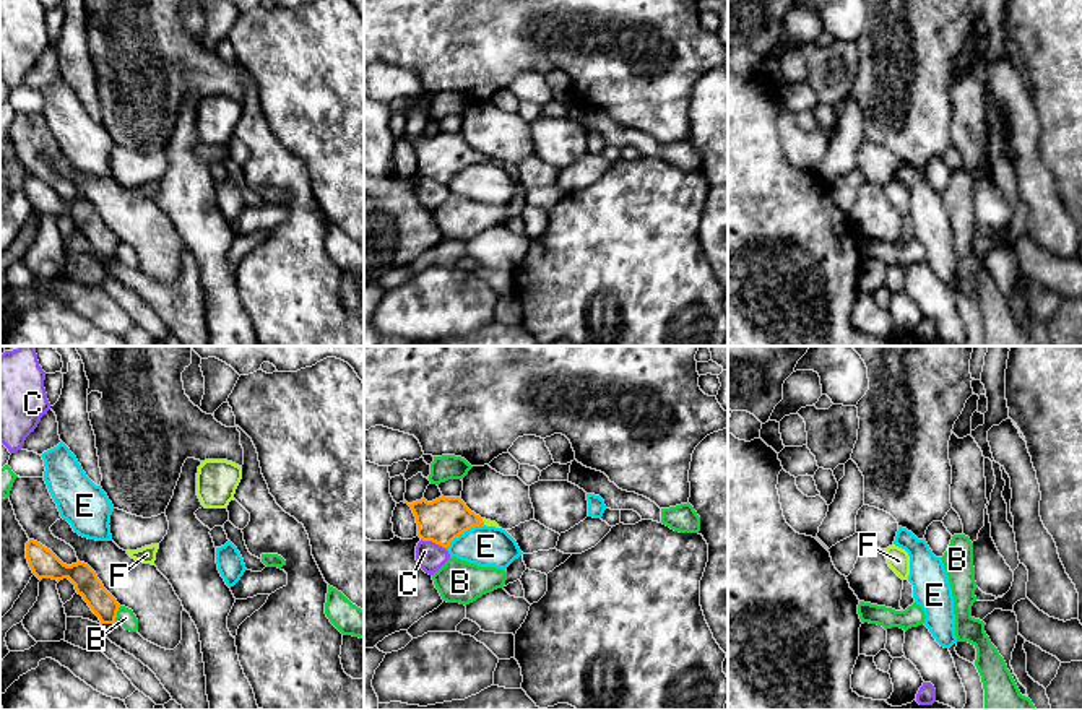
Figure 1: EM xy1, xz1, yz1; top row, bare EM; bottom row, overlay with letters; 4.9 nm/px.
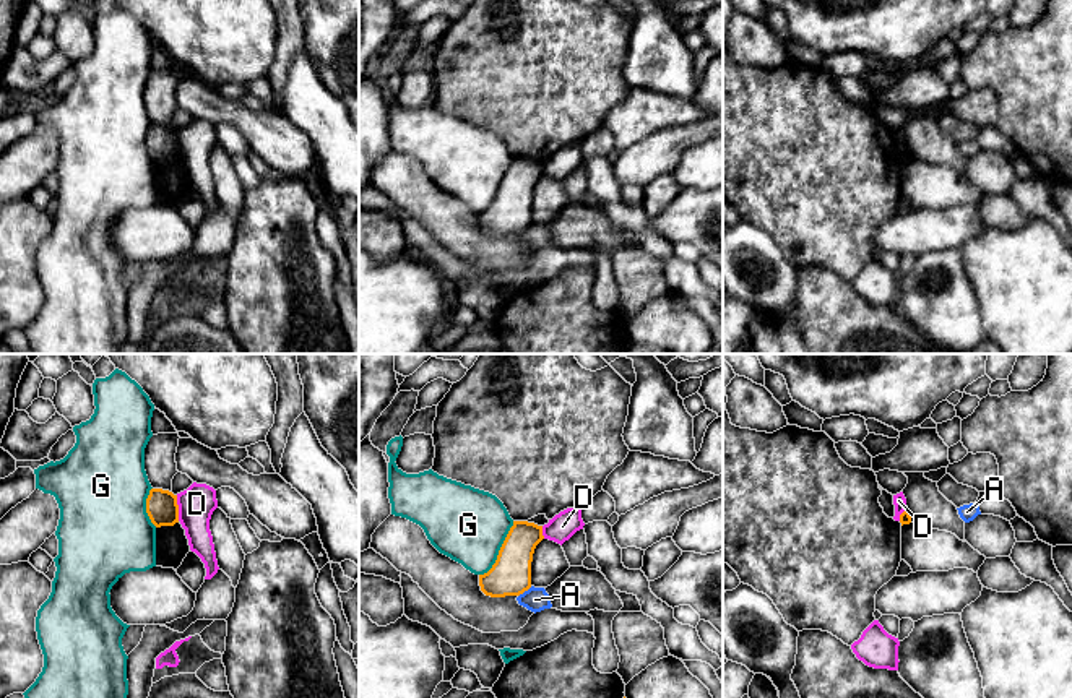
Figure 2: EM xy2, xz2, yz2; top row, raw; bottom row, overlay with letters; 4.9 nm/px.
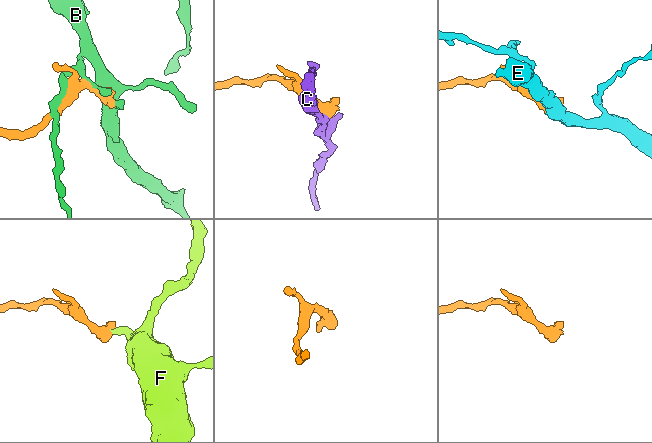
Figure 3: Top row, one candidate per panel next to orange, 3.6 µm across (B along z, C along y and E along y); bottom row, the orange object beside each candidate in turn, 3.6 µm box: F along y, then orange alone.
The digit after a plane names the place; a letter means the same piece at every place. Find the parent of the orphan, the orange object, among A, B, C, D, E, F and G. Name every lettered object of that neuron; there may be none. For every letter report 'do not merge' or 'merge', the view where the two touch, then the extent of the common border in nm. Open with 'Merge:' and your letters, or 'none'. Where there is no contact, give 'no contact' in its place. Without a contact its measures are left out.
Merge: F
A: do not merge; meets orange in xz2; contact 90 nm long
B: do not merge; meets orange in xy1; contact 90 nm long
C: do not merge; meets orange in xz1; contact 140 nm long
D: do not merge; meets orange in xy2; contact 130 nm long
E: do not merge; meets orange in xz1; contact 240 nm long
F: merge; meets orange in xz1; contact 40 nm long
G: do not merge; meets orange in xz2; contact 320 nm long

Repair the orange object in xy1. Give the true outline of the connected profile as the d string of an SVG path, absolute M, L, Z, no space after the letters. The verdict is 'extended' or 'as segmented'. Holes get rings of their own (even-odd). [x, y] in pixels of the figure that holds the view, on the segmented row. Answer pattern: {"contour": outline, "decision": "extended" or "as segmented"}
{"contour": "M34 539L26 543L26 559L39 580L52 578L60 582L68 578L75 585L76 593L83 596L91 611L99 617L101 624L115 622L120 604L104 588L88 564L78 561L67 565L50 549Z", "decision": "as segmented"}

